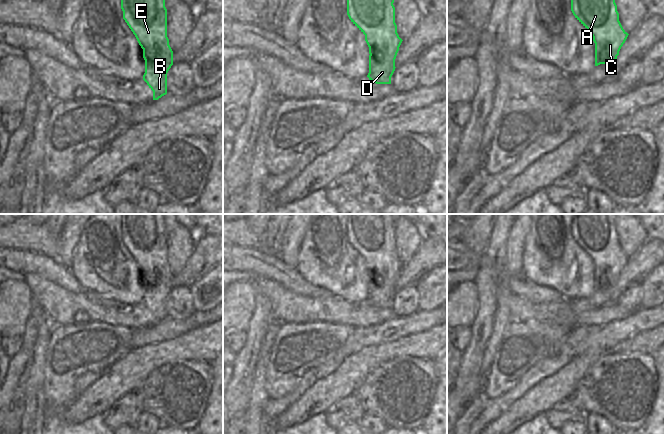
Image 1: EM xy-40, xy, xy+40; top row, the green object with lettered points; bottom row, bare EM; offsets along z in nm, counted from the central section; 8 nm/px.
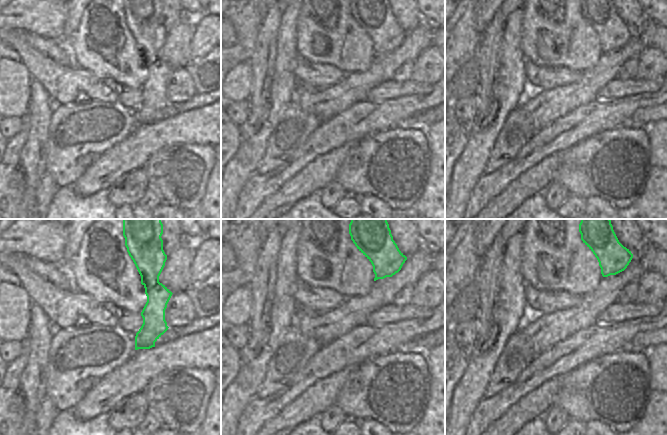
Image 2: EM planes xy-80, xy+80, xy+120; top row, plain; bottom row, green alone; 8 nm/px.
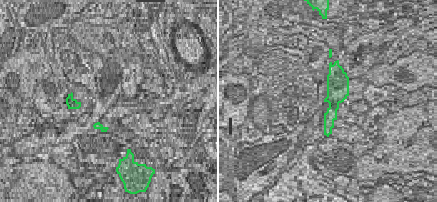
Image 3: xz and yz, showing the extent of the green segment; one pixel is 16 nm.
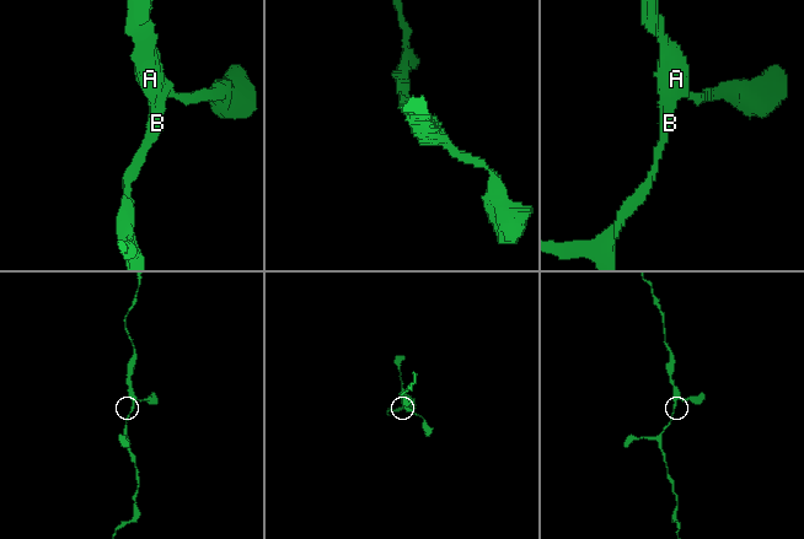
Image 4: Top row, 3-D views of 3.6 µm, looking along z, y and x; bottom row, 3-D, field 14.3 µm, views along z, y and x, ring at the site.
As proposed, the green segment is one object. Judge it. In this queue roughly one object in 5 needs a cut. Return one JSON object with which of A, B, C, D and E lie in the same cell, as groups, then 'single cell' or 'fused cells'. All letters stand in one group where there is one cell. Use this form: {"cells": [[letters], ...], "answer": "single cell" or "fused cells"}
{"cells": [["A", "B", "C", "D", "E"]], "answer": "single cell"}

